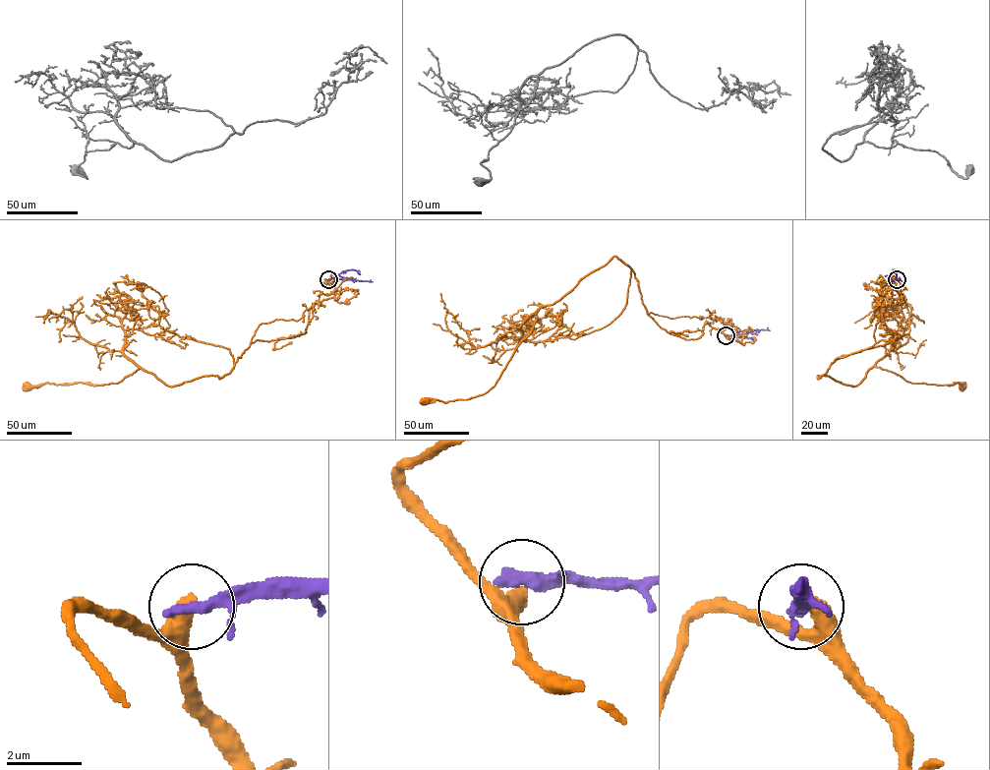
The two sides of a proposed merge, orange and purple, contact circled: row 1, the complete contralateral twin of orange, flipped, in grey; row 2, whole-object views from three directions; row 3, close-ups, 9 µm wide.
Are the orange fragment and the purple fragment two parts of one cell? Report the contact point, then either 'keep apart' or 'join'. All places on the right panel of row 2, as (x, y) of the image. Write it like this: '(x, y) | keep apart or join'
(897, 279) | keep apart

